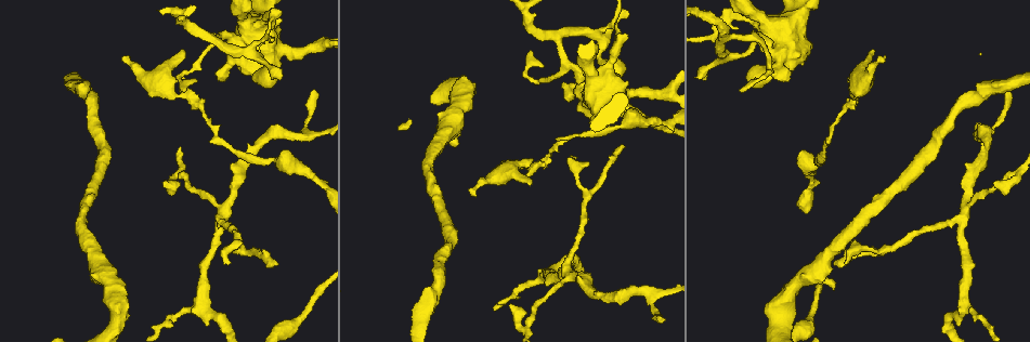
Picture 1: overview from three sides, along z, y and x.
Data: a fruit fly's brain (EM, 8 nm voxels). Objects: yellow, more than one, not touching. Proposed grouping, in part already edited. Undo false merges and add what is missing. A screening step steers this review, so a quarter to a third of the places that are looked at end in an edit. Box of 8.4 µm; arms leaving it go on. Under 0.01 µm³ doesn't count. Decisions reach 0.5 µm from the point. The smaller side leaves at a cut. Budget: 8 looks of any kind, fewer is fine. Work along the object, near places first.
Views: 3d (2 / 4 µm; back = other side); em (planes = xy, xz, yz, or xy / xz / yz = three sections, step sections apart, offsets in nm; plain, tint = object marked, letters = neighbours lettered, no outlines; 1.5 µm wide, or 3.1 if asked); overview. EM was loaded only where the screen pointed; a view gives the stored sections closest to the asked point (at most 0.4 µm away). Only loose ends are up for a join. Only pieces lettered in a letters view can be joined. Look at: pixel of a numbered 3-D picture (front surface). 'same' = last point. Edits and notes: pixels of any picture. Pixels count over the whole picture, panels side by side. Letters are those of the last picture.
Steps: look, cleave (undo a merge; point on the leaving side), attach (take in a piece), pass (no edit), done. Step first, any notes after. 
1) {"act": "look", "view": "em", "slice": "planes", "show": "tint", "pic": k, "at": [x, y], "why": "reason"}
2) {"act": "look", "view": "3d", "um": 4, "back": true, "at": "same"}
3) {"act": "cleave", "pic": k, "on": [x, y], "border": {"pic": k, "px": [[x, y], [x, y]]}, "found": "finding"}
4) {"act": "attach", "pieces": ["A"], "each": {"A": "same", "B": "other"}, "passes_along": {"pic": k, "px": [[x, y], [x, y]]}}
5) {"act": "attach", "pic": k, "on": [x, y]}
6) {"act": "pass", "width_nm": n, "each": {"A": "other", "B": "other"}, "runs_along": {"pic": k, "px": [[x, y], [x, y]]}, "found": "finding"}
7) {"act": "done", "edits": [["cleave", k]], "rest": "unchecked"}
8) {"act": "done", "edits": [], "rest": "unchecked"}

{"act": "look", "view": "3d", "um": 2, "pic": 1, "at": [124, 60], "why": "free end"}

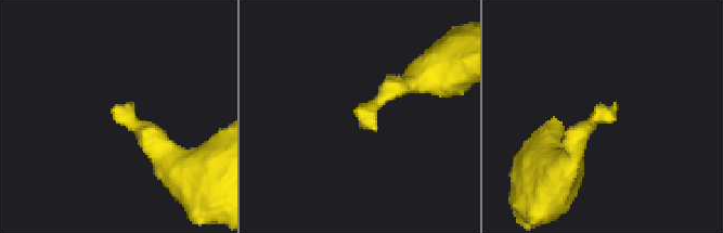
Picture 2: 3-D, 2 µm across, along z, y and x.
{"act": "look", "view": "em", "slice": "planes", "show": "letters", "pic": 2, "at": [115, 119], "why": "shape alone is not enough"}

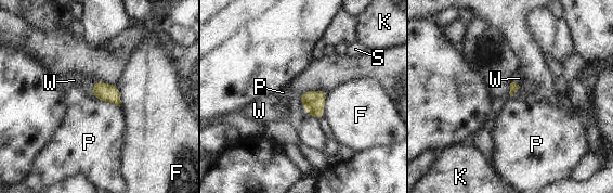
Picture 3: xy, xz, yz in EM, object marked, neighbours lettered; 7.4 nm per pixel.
{"act": "attach", "pic": 3, "on": [519, 78], "each": {"F": "other", "K": "other", "P": "other", "S": "other", "W": "same"}, "found": "the neuron continues"}

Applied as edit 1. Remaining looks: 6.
{"act": "look", "view": "overview"}

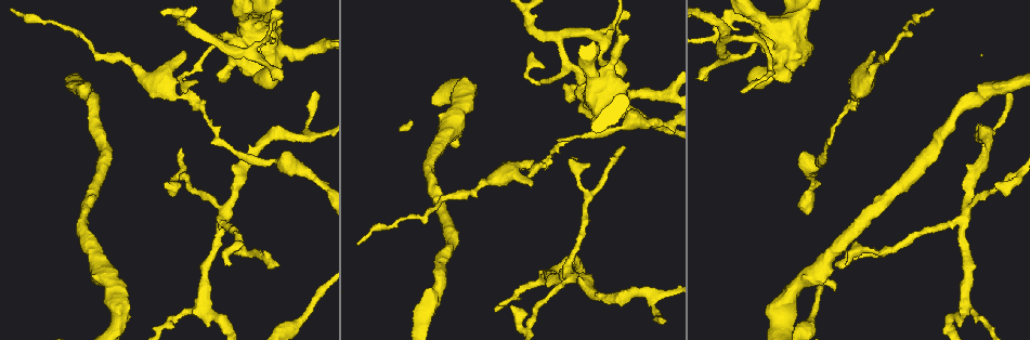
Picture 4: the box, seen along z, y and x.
{"act": "look", "view": "em", "slice": "xz", "step": 4, "show": "tint", "pic": 4, "at": [590, 195]}

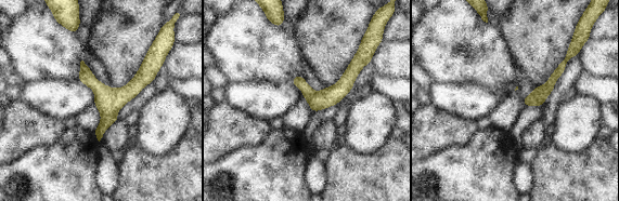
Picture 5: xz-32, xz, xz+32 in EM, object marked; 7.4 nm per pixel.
{"act": "look", "view": "em", "slice": "planes", "show": "tint", "at": "same"}

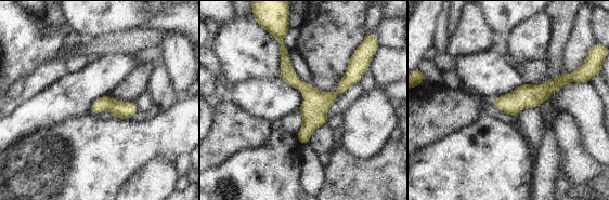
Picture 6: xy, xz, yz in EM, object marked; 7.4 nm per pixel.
{"act": "look", "view": "em", "slice": "planes", "show": "letters", "at": "same", "why": "see the neighbours"}

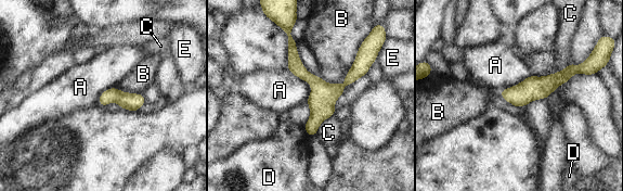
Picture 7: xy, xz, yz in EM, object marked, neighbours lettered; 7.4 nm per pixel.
{"act": "pass", "width_nm": 130, "each": {"A": "other", "B": "other", "C": "other", "D": "other", "E": "other"}, "border": {"pic": 7, "px": [[370, 32], [344, 81], [326, 84]]}, "found": "one neuron here"}

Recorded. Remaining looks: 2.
{"act": "look", "view": "3d", "um": 2, "pic": 4, "at": [567, 274], "why": "looks like a crossing"}

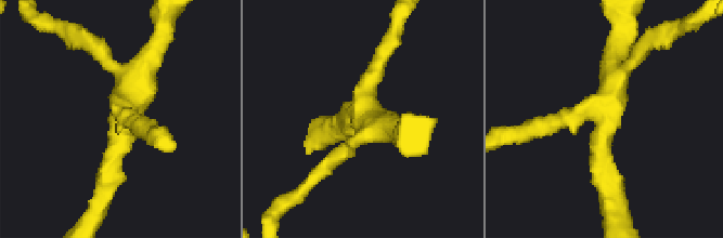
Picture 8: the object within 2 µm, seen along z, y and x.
{"act": "look", "view": "em", "slice": "planes", "show": "letters", "pic": 8, "at": [360, 115], "arms": 4}

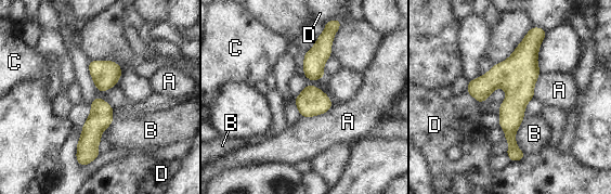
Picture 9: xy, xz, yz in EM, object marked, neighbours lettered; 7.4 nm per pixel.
{"act": "pass", "width_nm": 170, "longest_contact_nm": ["B", 280], "each": {"A": "other", "B": "other", "C": "other", "D": "other"}, "found": "all the same neuron"}

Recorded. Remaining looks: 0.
{"act": "done", "edits": [["attach", 3]], "rest": "unchecked"}

